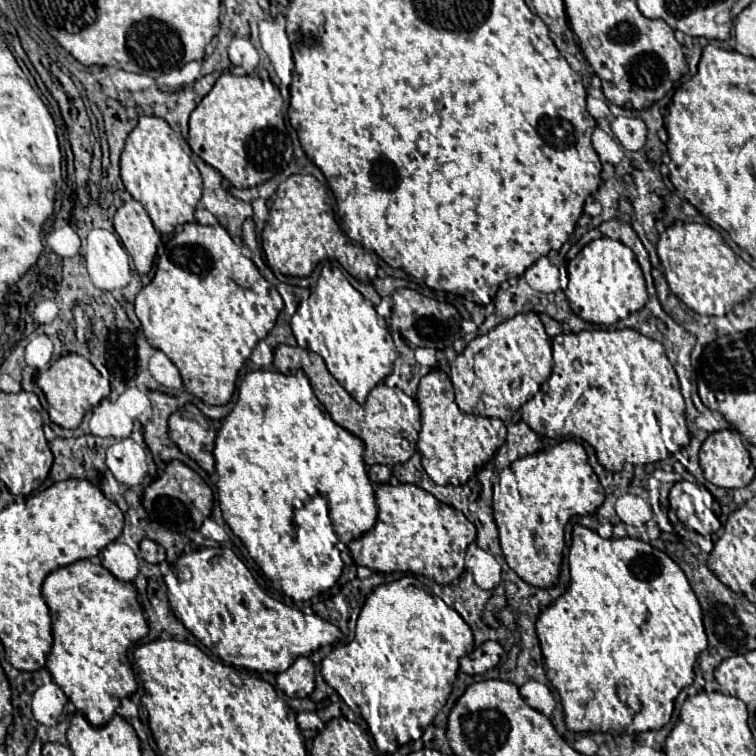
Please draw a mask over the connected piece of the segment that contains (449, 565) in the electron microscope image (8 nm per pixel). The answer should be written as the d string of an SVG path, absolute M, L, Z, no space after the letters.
M410 483L380 485L376 489L376 505L378 521L374 529L348 543L356 565L364 565L380 573L422 573L440 585L462 575L466 545L476 537L476 527L464 515L460 517L454 507L440 503L434 495Z

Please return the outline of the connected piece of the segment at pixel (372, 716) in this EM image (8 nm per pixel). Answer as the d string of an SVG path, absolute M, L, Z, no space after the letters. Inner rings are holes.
M404 577L378 585L372 591L360 611L354 641L338 649L334 647L332 653L324 657L322 677L354 713L364 717L378 751L392 755L398 747L422 737L424 729L432 723L452 693L458 673L458 659L466 653L472 653L472 649L474 637L466 621L440 597L410 585Z

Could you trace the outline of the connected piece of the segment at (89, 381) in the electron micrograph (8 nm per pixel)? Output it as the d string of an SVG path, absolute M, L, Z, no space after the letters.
M68 353L54 363L46 371L40 371L36 375L36 383L46 395L48 401L48 413L50 419L66 429L76 429L84 417L86 411L90 411L94 405L98 405L102 399L110 395L110 383L100 375L100 371L82 355Z

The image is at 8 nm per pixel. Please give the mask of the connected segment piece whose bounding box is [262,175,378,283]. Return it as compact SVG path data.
M290 175L280 183L268 223L262 231L262 247L268 265L282 275L308 277L320 261L327 259L339 263L362 283L372 283L376 279L378 265L362 245L350 241L338 227L328 191L314 175Z

